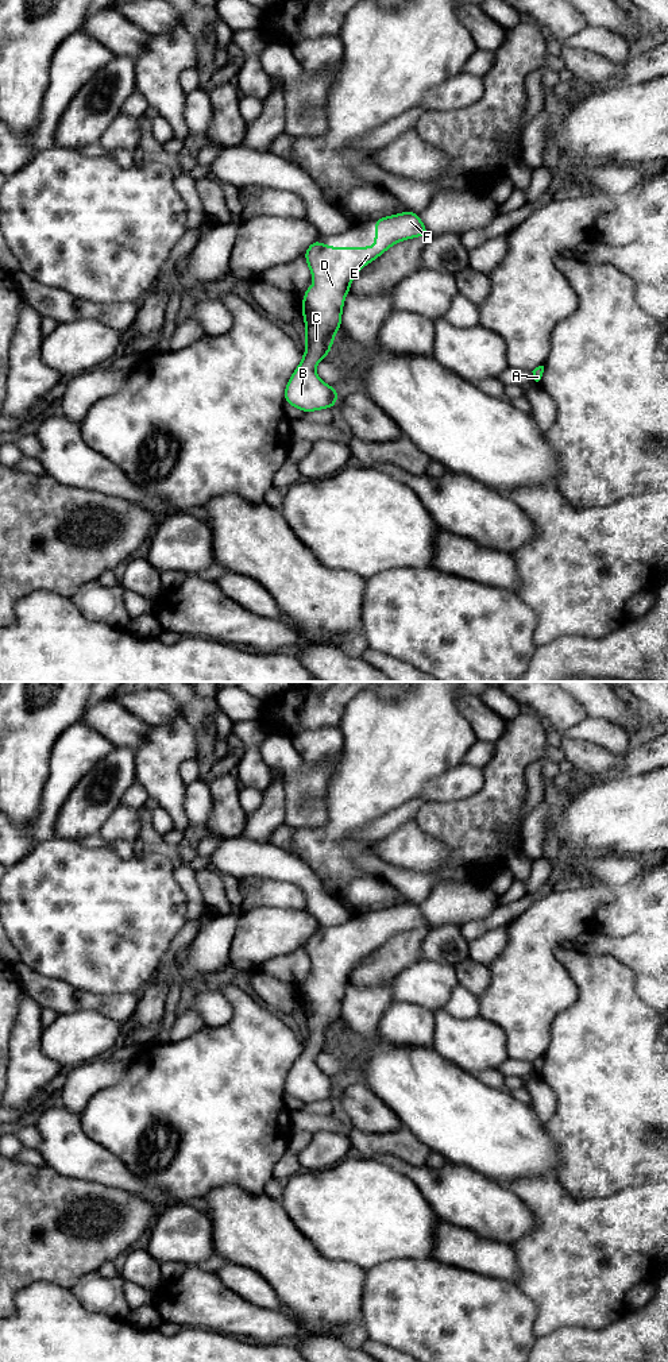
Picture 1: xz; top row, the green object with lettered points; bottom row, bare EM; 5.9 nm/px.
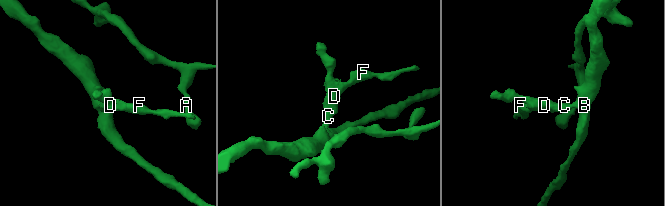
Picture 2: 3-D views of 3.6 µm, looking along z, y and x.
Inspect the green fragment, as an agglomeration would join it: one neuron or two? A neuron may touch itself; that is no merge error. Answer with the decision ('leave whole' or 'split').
leave whole

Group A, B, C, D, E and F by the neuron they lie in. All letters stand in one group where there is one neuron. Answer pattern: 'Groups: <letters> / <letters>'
Groups: A B C D E F

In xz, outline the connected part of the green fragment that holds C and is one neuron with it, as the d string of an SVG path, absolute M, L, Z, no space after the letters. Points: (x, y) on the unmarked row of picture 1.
M406 902L375 911L374 938L328 938L317 930L304 945L316 973L305 981L301 995L306 1016L305 1038L300 1057L291 1065L285 1092L305 1103L336 1096L339 1083L324 1074L314 1064L317 1054L328 1045L337 1020L350 975L355 965L375 952L393 935L405 930L429 926L420 907Z

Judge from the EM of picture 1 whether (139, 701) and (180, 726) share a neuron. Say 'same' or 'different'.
different

